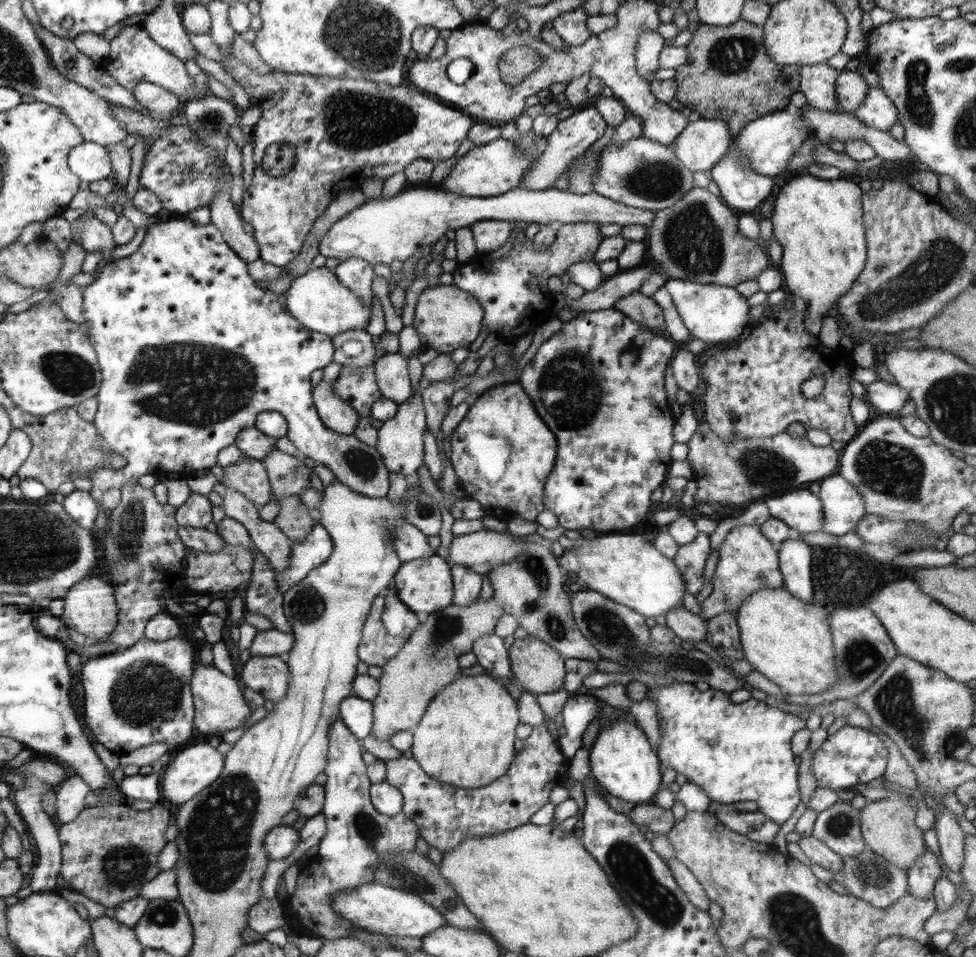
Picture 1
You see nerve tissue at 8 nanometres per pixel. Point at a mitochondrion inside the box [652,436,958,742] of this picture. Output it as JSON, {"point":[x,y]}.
{"point":[887,468]}

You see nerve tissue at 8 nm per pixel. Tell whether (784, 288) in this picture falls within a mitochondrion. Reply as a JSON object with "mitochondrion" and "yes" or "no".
{"mitochondrion":"no"}

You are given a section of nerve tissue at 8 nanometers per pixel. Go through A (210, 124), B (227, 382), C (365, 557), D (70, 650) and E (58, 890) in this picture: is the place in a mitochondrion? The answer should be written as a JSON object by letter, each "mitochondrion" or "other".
{"A":"mitochondrion","B":"mitochondrion","C":"other","D":"other","E":"other"}

